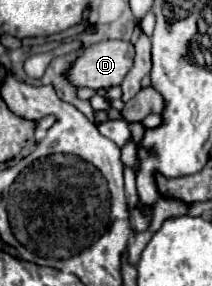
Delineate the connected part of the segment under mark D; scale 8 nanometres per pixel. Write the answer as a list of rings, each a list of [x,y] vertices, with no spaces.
[[[102,41],[84,49],[84,53],[76,59],[74,67],[70,69],[68,79],[76,87],[90,87],[94,91],[110,89],[122,83],[132,65],[134,65],[134,45],[130,41]]]

